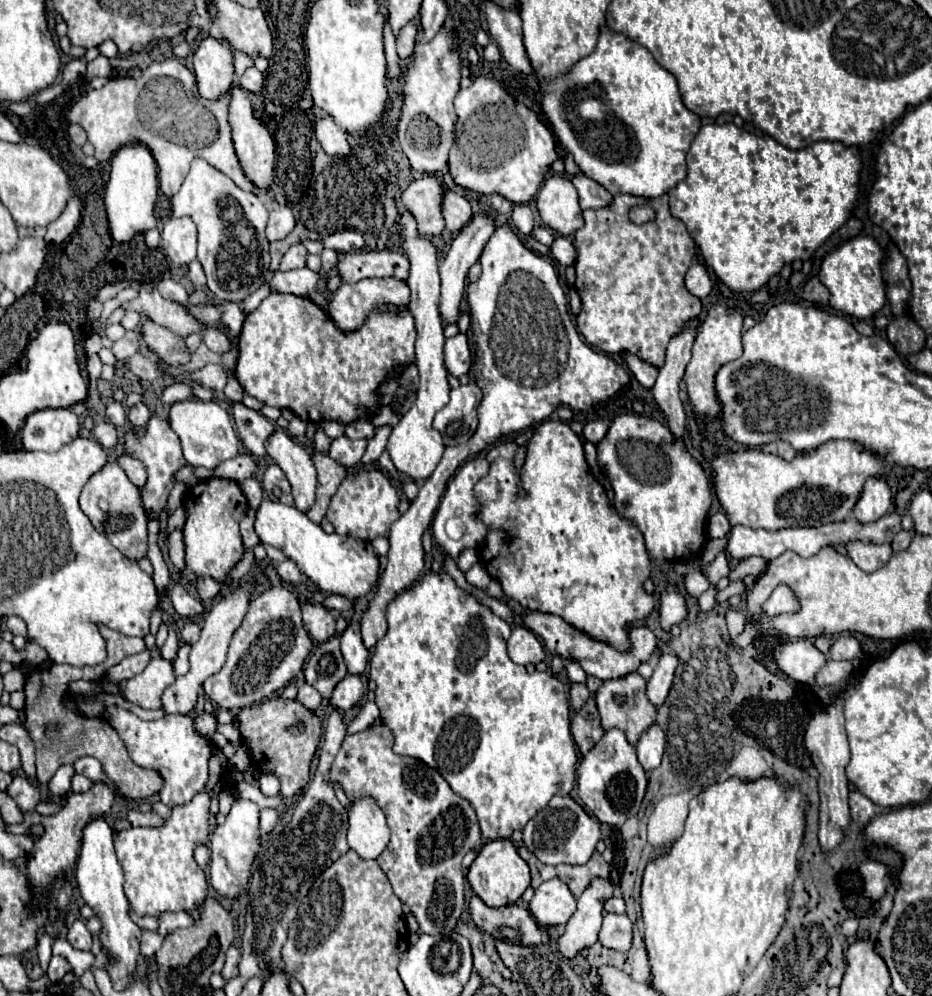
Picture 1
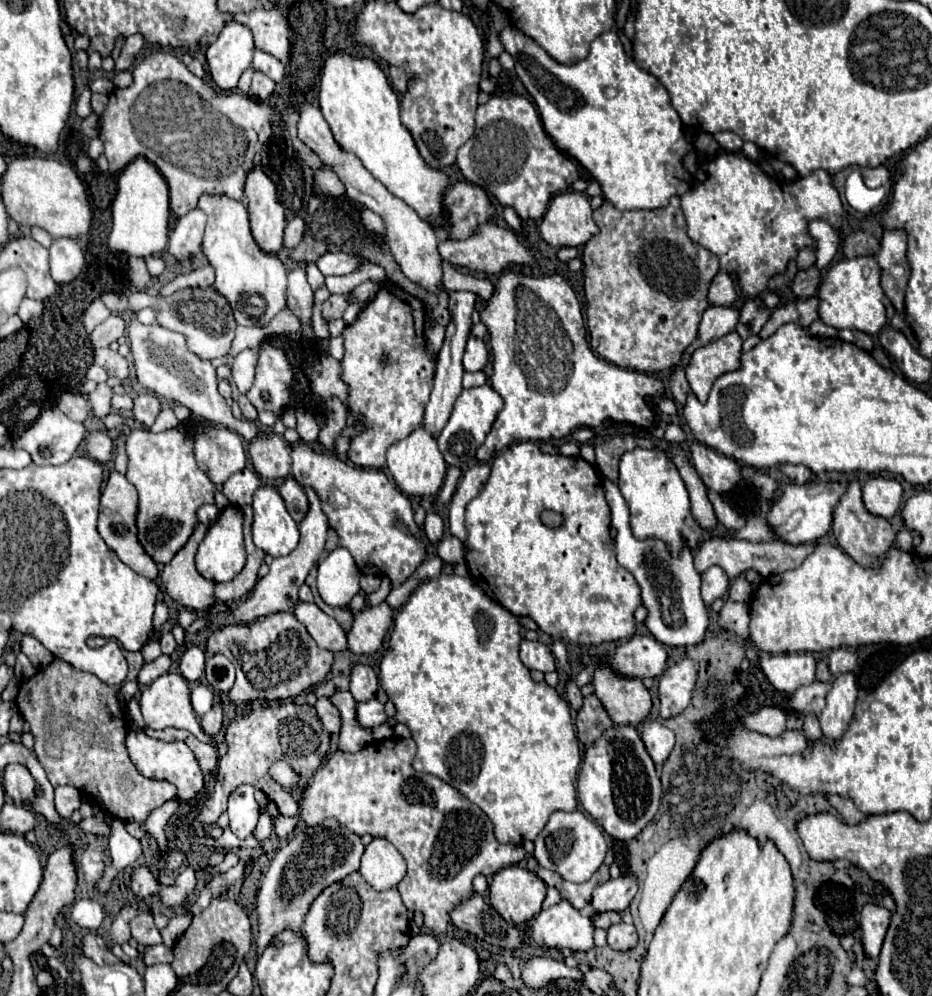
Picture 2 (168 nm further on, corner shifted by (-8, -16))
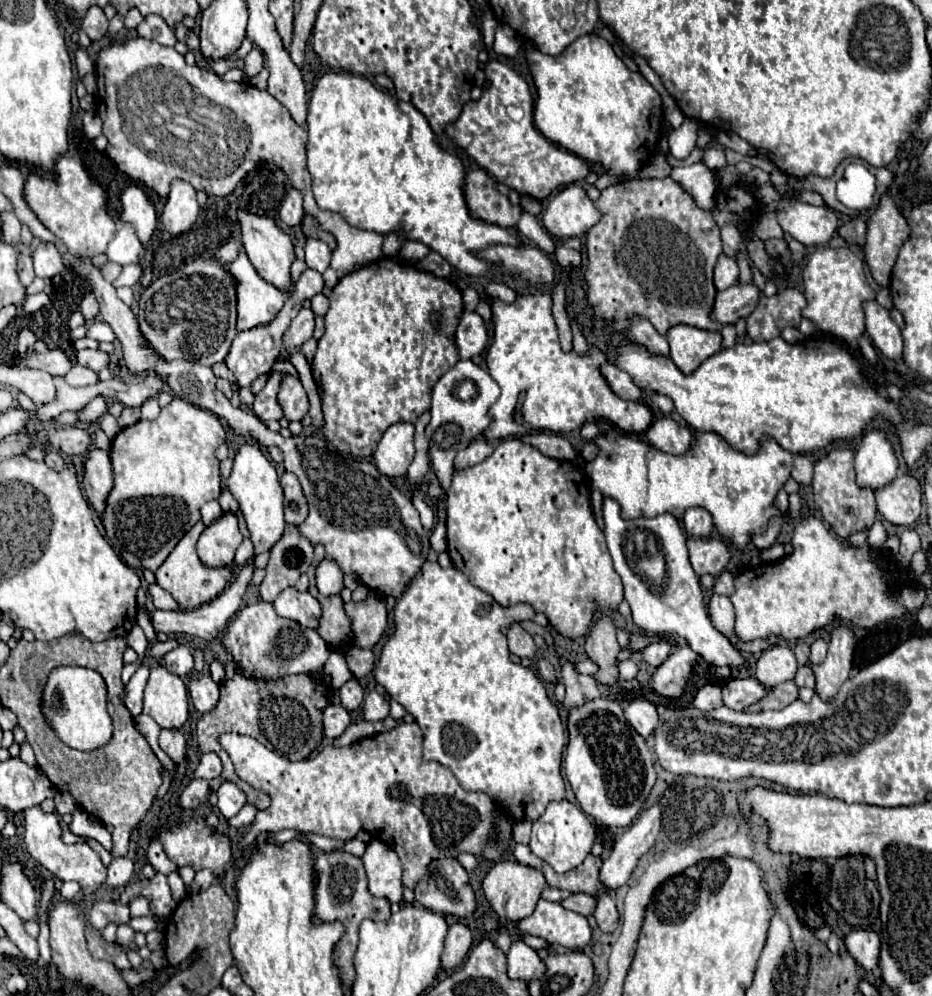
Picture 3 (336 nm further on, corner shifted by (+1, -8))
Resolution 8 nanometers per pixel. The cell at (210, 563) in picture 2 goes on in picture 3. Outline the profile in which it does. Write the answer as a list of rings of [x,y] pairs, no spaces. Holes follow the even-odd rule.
[[[227,512],[217,522],[205,528],[197,542],[197,554],[207,566],[227,566],[233,564],[237,546],[243,542],[243,536],[237,526],[235,514]]]

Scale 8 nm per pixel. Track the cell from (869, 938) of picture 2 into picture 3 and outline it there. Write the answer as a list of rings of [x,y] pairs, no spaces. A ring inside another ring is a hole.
[[[851,930],[845,936],[847,952],[863,966],[867,972],[877,970],[879,966],[879,936],[873,930]]]

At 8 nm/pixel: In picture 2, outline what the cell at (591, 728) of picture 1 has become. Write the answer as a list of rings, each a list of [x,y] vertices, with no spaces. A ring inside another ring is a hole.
[[[592,694],[584,698],[584,706],[576,716],[576,736],[578,740],[588,746],[594,744],[608,728],[612,726],[612,720],[608,718],[602,702]]]

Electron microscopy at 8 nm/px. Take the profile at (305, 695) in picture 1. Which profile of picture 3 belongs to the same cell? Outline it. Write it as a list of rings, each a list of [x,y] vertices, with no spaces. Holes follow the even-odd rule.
[[[331,704],[323,710],[323,730],[327,738],[339,738],[349,724],[351,724],[351,718],[345,708]]]

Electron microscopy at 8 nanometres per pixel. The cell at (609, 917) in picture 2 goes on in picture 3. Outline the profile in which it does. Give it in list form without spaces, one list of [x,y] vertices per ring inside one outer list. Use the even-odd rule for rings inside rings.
[[[581,892],[573,894],[573,896],[567,898],[567,900],[561,900],[559,904],[561,904],[563,908],[573,910],[573,912],[583,914],[583,916],[589,916],[589,914],[593,914],[593,910],[595,910],[595,898],[591,898],[591,896],[587,896],[587,894],[581,894]]]

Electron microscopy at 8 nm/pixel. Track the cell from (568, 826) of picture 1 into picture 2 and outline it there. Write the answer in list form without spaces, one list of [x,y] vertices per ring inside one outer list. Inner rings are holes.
[[[554,812],[544,830],[534,840],[534,858],[540,866],[558,872],[564,880],[586,882],[602,866],[606,856],[606,838],[596,822],[582,812]]]

